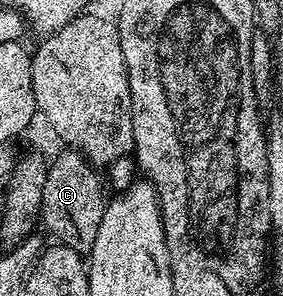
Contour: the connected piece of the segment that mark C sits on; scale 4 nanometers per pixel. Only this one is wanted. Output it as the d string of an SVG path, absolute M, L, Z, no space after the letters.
M62 149L55 159L49 160L44 181L41 226L55 235L61 246L72 249L83 257L89 256L96 245L96 229L104 221L107 196L102 196L102 179L97 175L95 164L73 149Z

